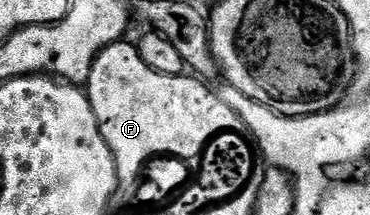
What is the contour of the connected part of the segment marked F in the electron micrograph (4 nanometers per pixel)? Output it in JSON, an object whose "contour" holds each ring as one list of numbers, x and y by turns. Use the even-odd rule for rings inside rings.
{"contour":[[123,39,110,45,92,63,90,80,84,89,92,103,100,135,114,152,118,183,130,186,138,165,146,153,182,153,193,157,201,149,204,139,214,137,214,131,224,127,240,129,240,115,224,103,217,92,209,89,193,75,173,77,160,75,148,67,138,54,137,44]]}

